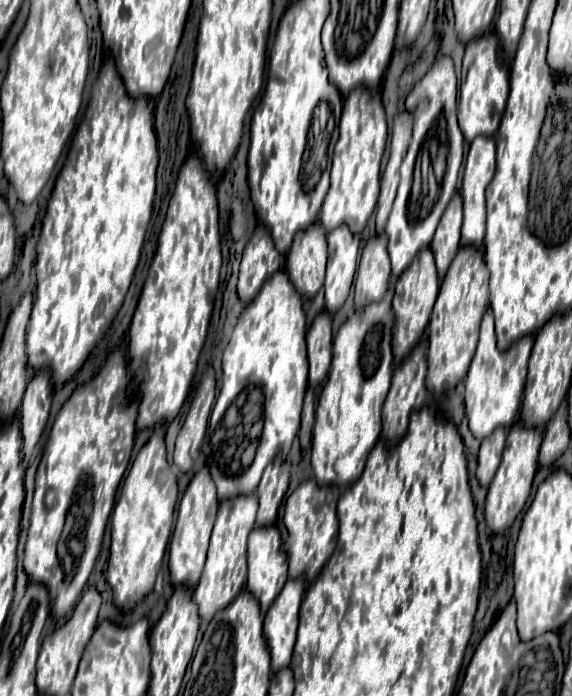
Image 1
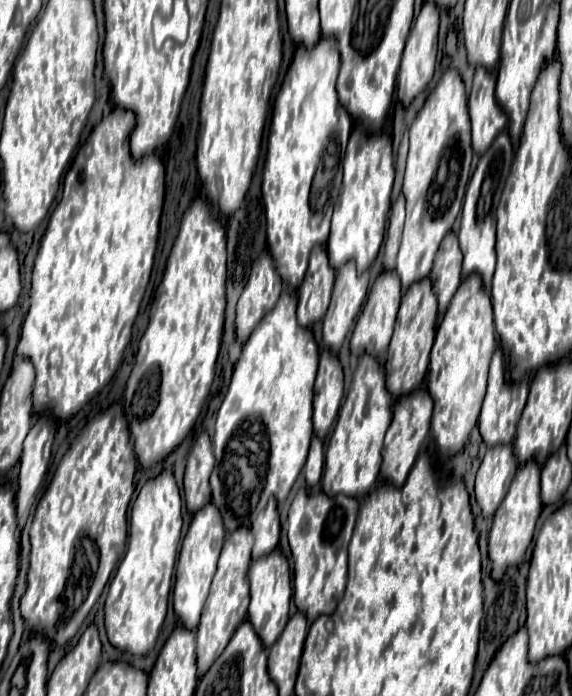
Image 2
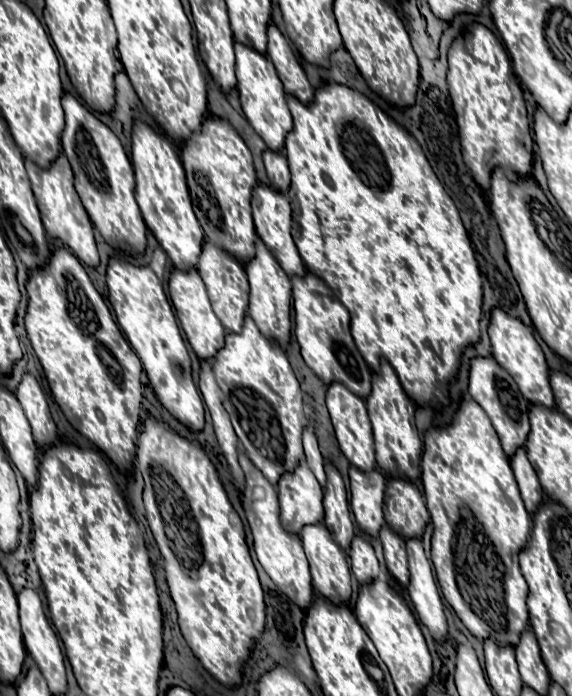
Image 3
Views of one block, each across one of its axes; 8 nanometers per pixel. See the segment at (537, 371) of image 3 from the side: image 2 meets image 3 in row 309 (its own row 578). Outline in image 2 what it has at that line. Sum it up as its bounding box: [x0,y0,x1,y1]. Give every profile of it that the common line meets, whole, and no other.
[488,464,542,580]

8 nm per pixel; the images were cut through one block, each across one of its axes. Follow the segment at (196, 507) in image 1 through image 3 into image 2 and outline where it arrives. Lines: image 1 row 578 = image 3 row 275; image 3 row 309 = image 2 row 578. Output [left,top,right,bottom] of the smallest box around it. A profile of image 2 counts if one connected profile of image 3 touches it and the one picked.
[172,502,226,630]

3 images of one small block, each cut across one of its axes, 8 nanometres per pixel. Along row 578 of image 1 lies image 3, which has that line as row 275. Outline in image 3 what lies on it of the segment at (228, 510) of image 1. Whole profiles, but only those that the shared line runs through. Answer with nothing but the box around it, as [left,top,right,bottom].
[196,242,248,332]

